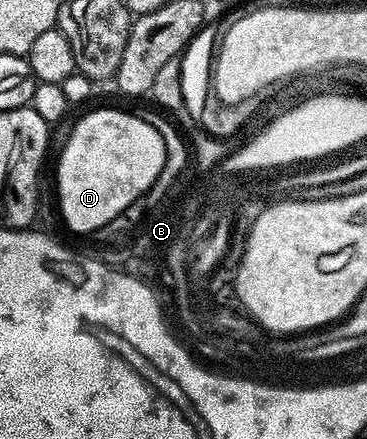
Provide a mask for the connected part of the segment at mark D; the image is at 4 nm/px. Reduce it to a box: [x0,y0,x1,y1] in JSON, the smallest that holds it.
[59,107,169,233]

